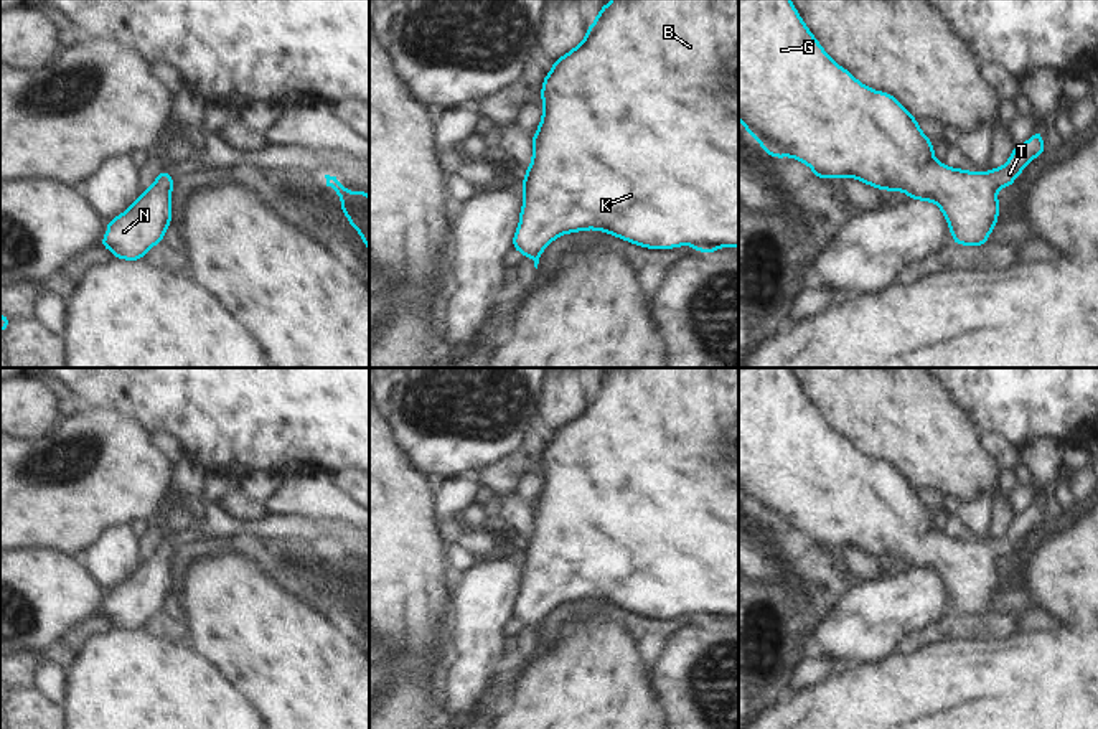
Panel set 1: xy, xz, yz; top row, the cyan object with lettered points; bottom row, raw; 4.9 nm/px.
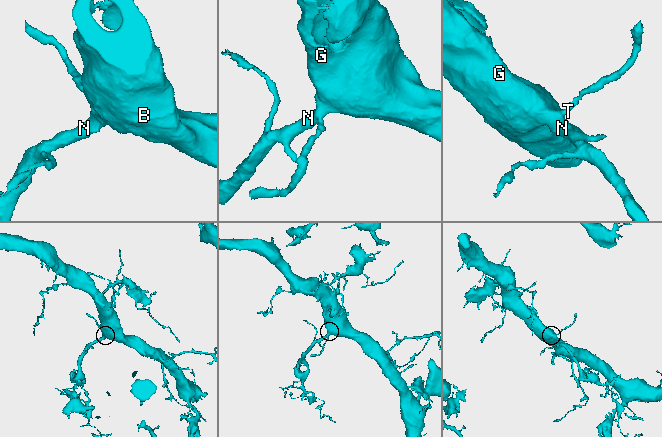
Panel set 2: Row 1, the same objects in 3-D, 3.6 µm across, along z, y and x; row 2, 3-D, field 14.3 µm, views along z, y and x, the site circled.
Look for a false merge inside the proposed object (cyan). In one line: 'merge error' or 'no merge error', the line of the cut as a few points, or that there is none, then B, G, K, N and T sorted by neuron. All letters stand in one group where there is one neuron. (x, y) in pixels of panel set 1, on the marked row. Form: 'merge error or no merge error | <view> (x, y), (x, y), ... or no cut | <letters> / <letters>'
no merge error | no cut | B G K N T

